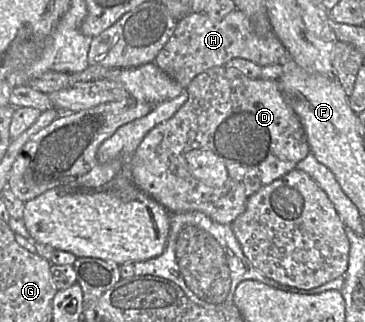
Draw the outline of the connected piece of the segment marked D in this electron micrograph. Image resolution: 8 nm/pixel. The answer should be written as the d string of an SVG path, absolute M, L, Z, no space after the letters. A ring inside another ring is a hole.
M218 66L197 75L184 91L188 94L184 105L170 119L154 127L131 157L132 180L170 213L198 211L220 224L231 225L244 213L253 194L297 169L297 164L311 153L305 130L285 99L279 80L251 79L236 69ZM199 149L211 151L225 164L228 178L220 188L211 187L192 175L187 155Z

